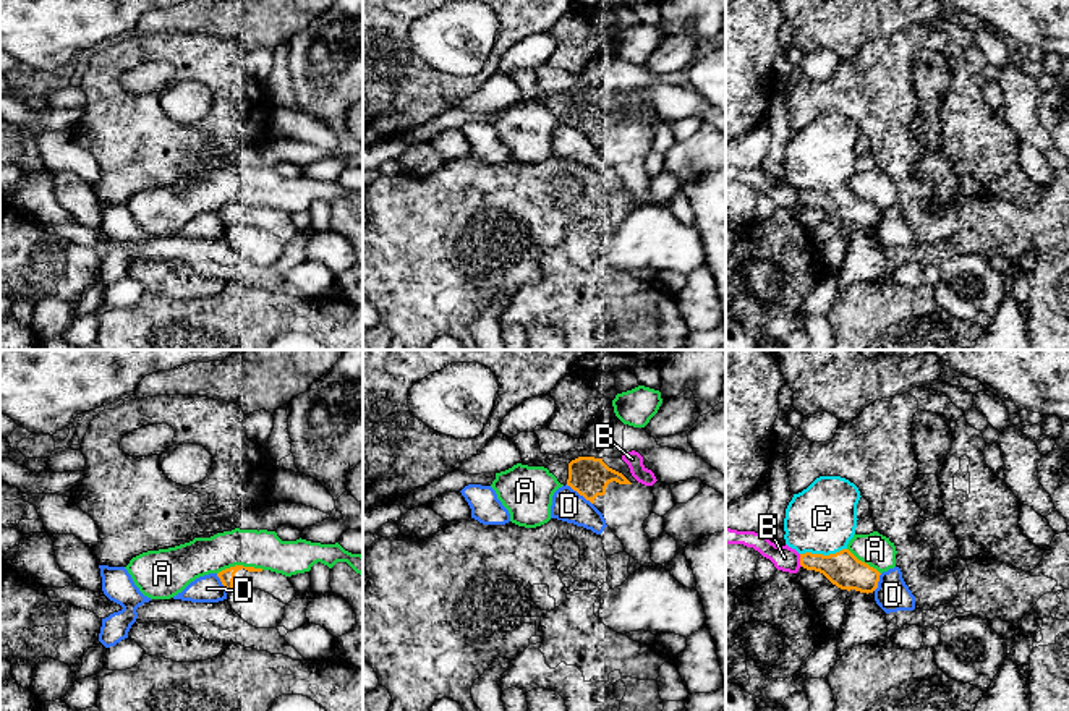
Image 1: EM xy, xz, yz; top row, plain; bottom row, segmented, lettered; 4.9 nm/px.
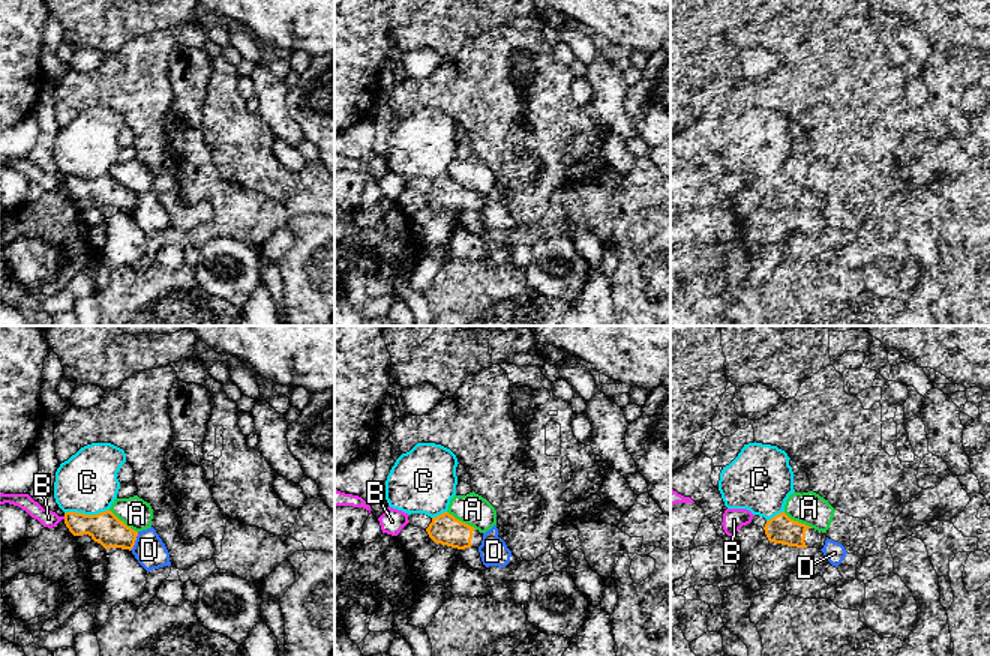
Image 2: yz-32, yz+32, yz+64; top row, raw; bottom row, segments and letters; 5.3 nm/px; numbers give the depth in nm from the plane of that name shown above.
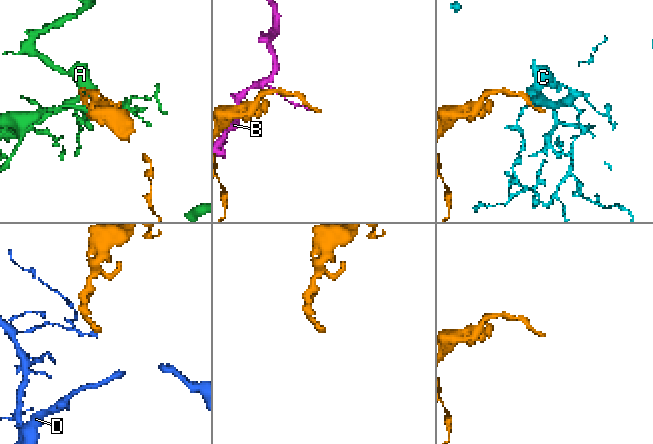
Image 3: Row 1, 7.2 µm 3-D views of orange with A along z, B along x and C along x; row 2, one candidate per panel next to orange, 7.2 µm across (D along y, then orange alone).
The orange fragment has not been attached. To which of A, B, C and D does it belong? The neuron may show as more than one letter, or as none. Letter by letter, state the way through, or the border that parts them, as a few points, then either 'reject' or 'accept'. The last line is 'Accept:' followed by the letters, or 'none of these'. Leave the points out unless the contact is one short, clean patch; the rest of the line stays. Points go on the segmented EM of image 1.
A: reject
B: reject
C: reject
D: along xz (566, 485), (591, 504) | reject
Accept: none of these

